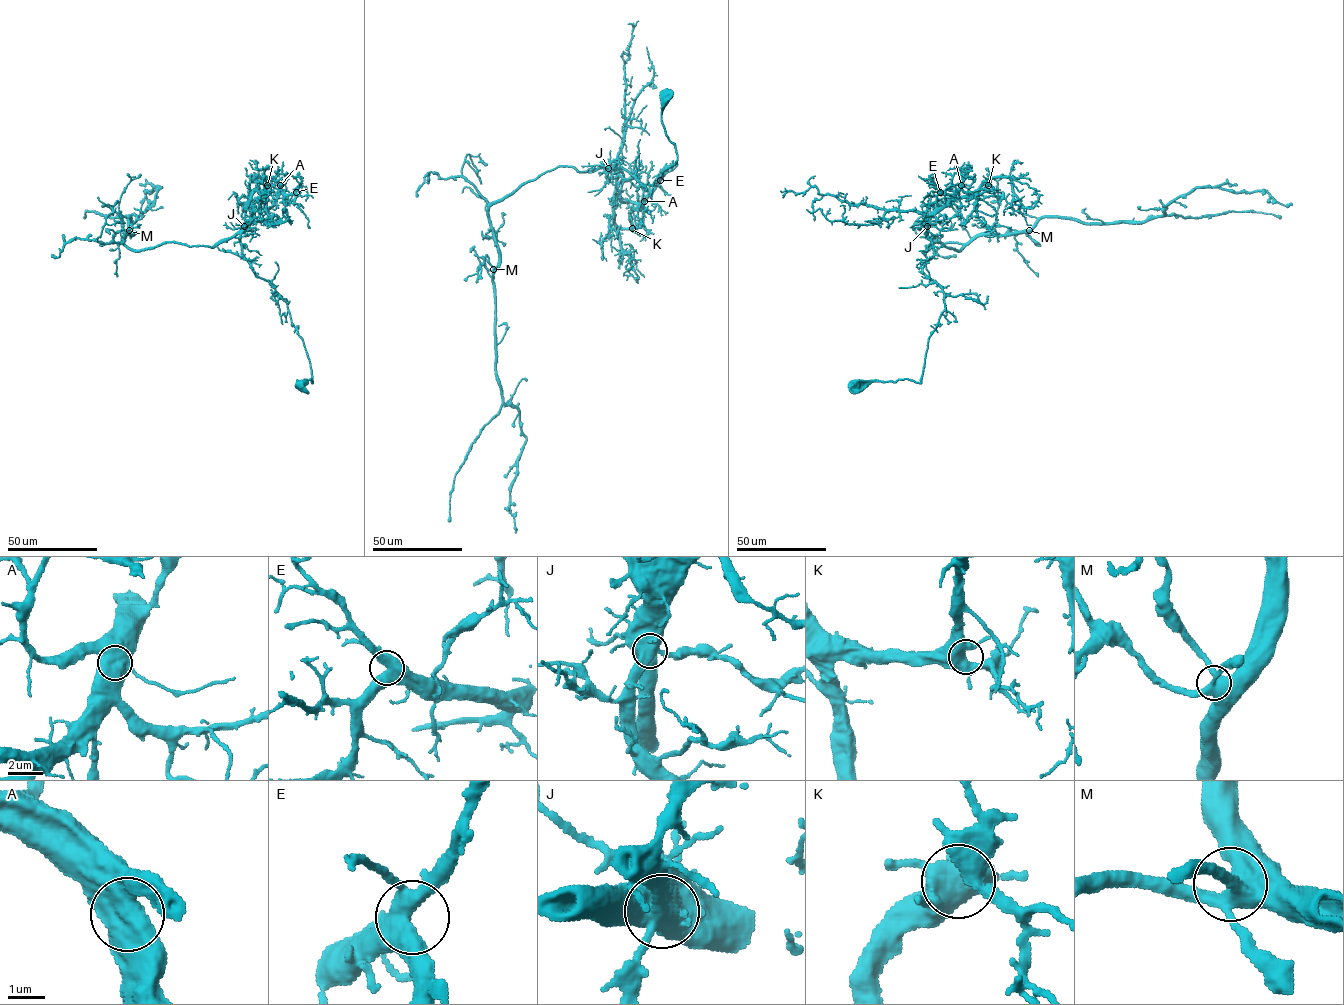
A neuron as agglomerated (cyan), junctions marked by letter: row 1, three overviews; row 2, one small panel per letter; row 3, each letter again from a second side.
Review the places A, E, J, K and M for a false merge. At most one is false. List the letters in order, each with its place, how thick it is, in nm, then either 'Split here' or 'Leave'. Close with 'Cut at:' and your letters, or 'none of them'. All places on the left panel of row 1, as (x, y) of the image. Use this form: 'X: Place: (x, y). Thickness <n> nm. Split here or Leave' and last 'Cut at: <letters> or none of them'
A: Place: (280, 185). Thickness 600 nm. Leave
E: Place: (296, 192). Thickness 480 nm. Leave
J: Place: (244, 226). Thickness 650 nm. Leave
K: Place: (267, 185). Thickness 600 nm. Leave
M: Place: (129, 230). Thickness 480 nm. Leave
Cut at: none of them

